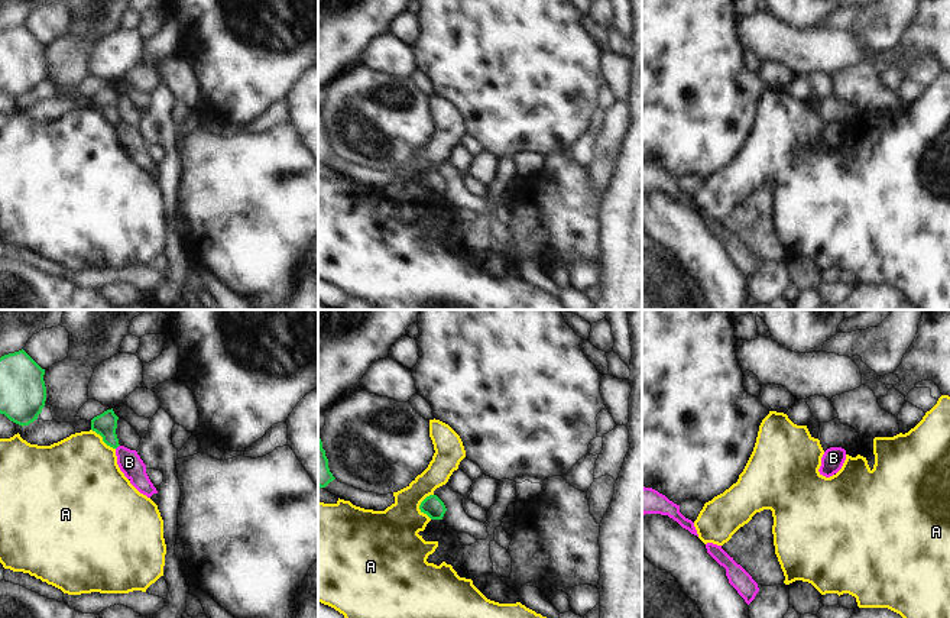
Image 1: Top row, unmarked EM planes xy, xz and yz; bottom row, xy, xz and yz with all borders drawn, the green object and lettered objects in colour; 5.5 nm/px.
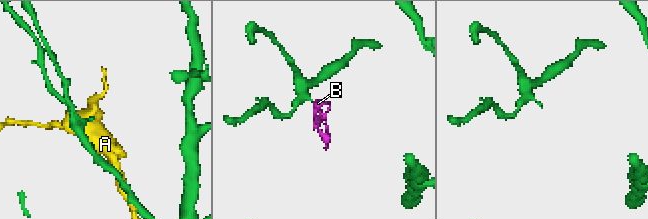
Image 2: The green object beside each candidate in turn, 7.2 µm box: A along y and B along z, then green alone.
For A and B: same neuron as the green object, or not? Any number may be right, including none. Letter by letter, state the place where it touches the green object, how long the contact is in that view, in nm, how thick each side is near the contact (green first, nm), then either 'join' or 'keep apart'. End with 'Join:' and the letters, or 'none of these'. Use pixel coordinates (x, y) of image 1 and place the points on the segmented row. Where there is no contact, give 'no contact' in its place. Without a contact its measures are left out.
A: xz (420, 507) | 140 nm | 110/320 nm | keep apart
B: xy (117, 446) | 40 nm | 130/130 nm | keep apart
Join: none of these

